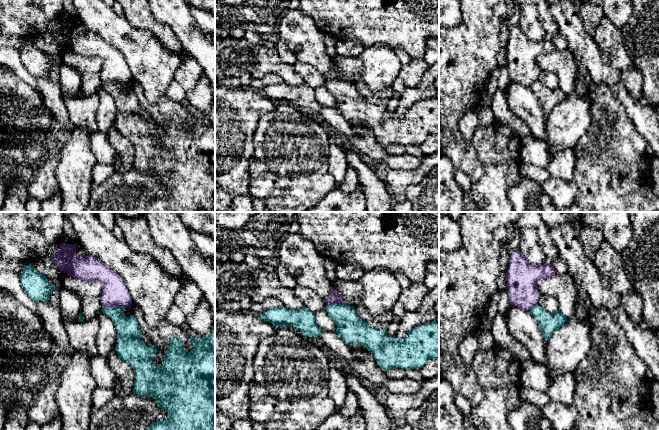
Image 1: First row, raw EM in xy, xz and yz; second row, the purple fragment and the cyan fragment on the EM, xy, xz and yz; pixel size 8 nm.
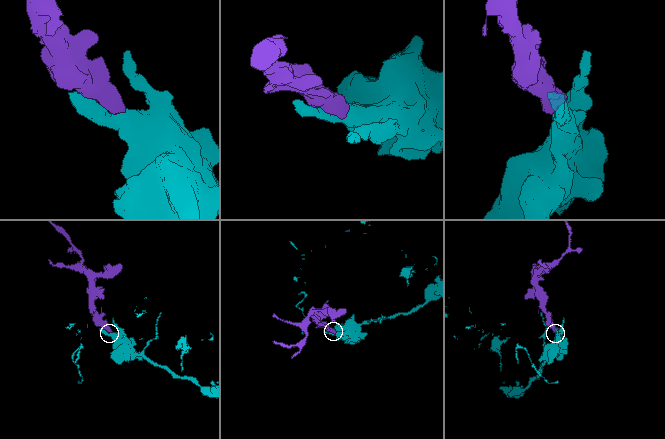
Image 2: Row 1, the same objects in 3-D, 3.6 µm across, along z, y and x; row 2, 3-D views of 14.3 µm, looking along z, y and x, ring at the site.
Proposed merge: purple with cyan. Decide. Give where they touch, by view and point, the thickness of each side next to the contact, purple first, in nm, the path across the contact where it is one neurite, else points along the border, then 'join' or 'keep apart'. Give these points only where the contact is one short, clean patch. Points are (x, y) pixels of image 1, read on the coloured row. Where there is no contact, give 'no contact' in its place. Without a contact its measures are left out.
contact xy (113, 306); calibres 220 and 190 nm; border xy (124, 307), (102, 308); keep apart

